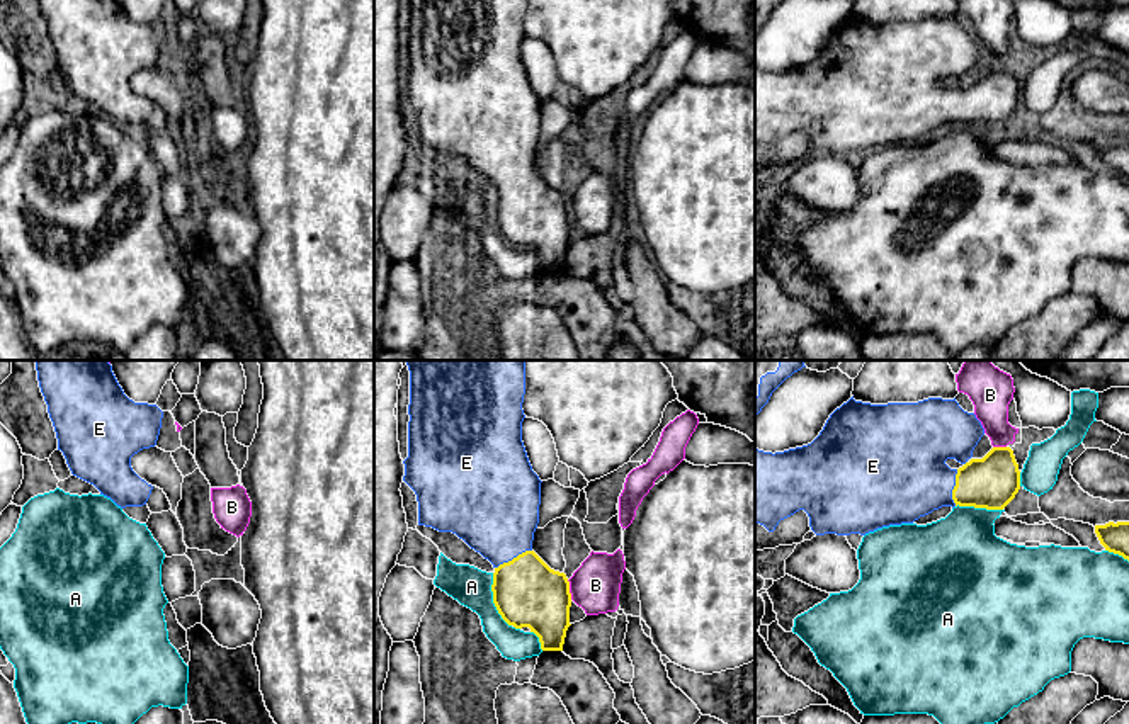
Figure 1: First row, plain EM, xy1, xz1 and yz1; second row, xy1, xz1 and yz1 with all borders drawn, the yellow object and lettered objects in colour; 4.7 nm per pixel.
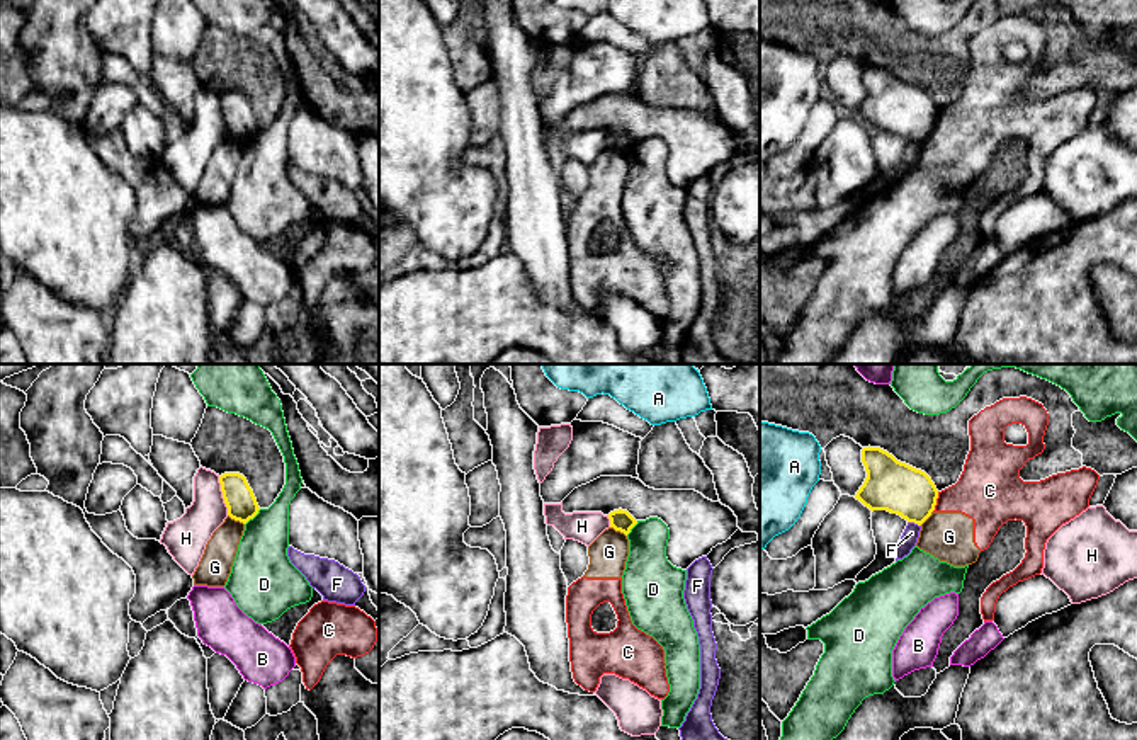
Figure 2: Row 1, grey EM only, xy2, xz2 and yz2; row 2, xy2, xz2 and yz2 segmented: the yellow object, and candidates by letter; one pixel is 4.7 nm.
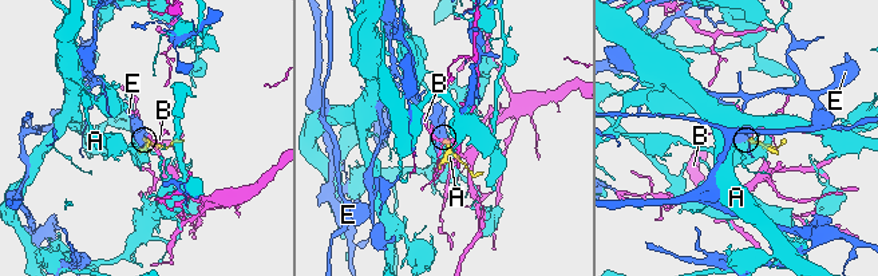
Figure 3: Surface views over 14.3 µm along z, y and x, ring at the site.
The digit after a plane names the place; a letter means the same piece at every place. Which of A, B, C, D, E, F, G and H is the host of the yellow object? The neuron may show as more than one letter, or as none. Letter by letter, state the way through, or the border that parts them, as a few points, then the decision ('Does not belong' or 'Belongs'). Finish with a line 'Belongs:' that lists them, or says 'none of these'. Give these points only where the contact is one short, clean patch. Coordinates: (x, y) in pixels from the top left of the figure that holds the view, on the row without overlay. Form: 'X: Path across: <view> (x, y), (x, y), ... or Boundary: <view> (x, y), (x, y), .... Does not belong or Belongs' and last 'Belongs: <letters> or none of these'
A: Does not belong
B: Boundary: xz1 (567, 199), (572, 218). Does not belong
C: Boundary: yz2 (939, 111), (932, 130). Does not belong
D: Boundary: xy2 (260, 128), (245, 143). Does not belong
E: Path across: xz1 (526, 211), (514, 177), (495, 128). Belongs
F: Boundary: yz2 (908, 140), (920, 145). Does not belong
G: Boundary: xy2 (228, 133), (243, 143). Does not belong
H: Does not belong
Belongs: E

